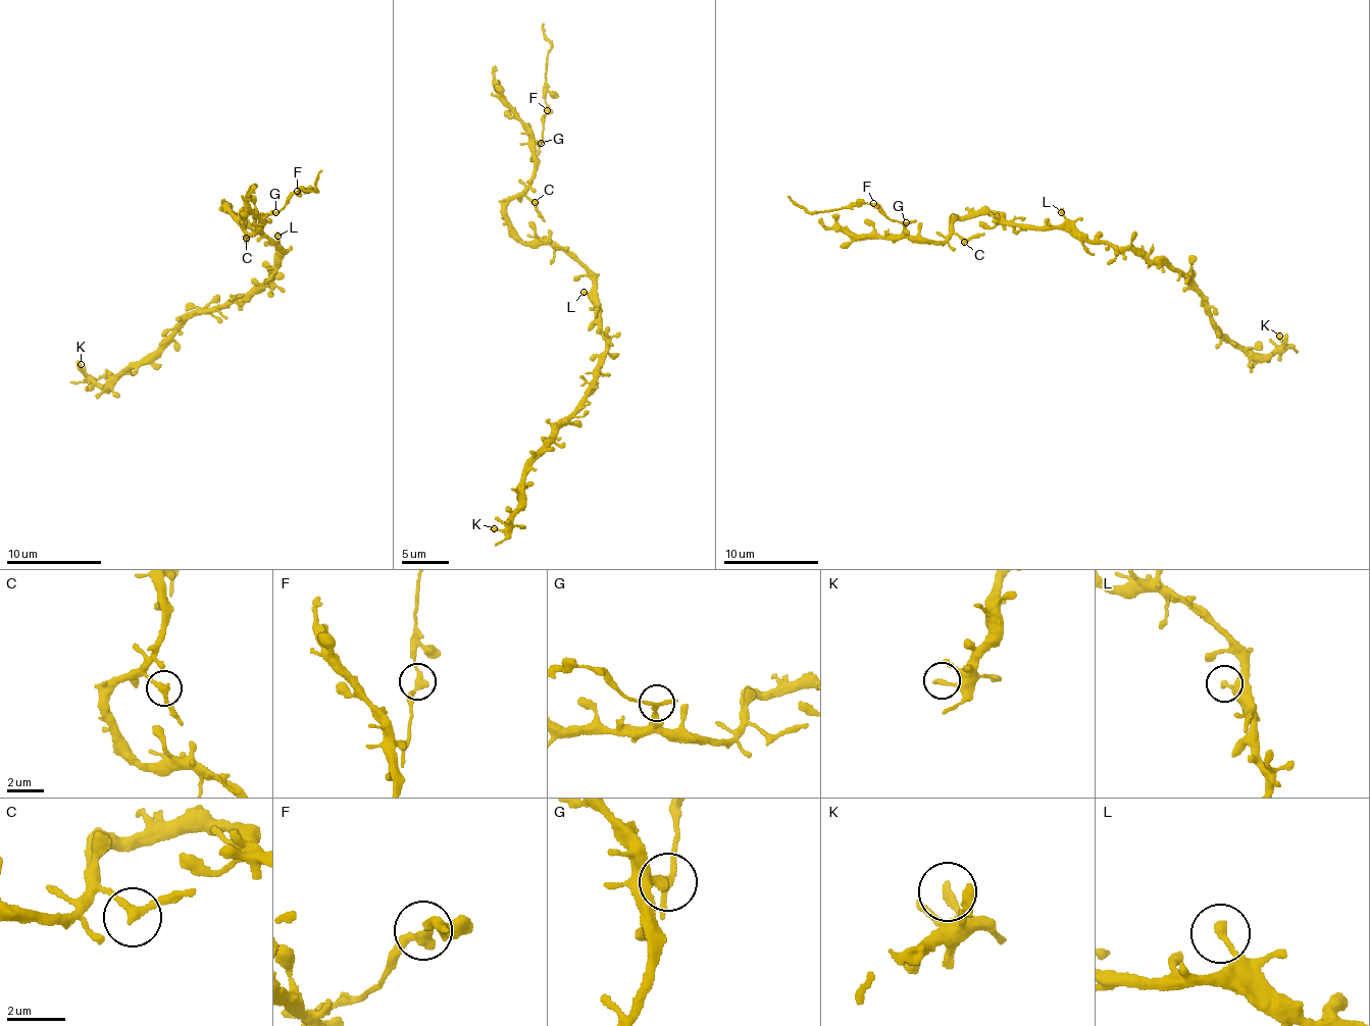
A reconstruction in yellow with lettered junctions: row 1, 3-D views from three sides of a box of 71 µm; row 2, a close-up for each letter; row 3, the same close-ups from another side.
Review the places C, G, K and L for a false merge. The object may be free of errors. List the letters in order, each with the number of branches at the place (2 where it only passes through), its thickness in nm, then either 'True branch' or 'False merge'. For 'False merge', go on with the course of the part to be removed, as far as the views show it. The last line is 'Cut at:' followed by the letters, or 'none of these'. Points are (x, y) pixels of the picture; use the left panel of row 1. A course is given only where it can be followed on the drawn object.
C: Branches: 2. Thickness 280 nm. True branch
G: Branches: 2. Thickness 240 nm. False merge. Course of the part to remove: (274, 211), (283, 207), (302, 186), (318, 190), (315, 184), (322, 169)
K: Branches: 1. Thickness 320 nm. True branch
L: Branches: 1. Thickness 280 nm. True branch
Cut at: G

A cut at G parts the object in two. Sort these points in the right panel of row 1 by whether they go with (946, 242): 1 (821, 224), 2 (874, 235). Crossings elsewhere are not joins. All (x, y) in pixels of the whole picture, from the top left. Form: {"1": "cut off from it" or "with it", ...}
{"1": "with it", "2": "with it"}

